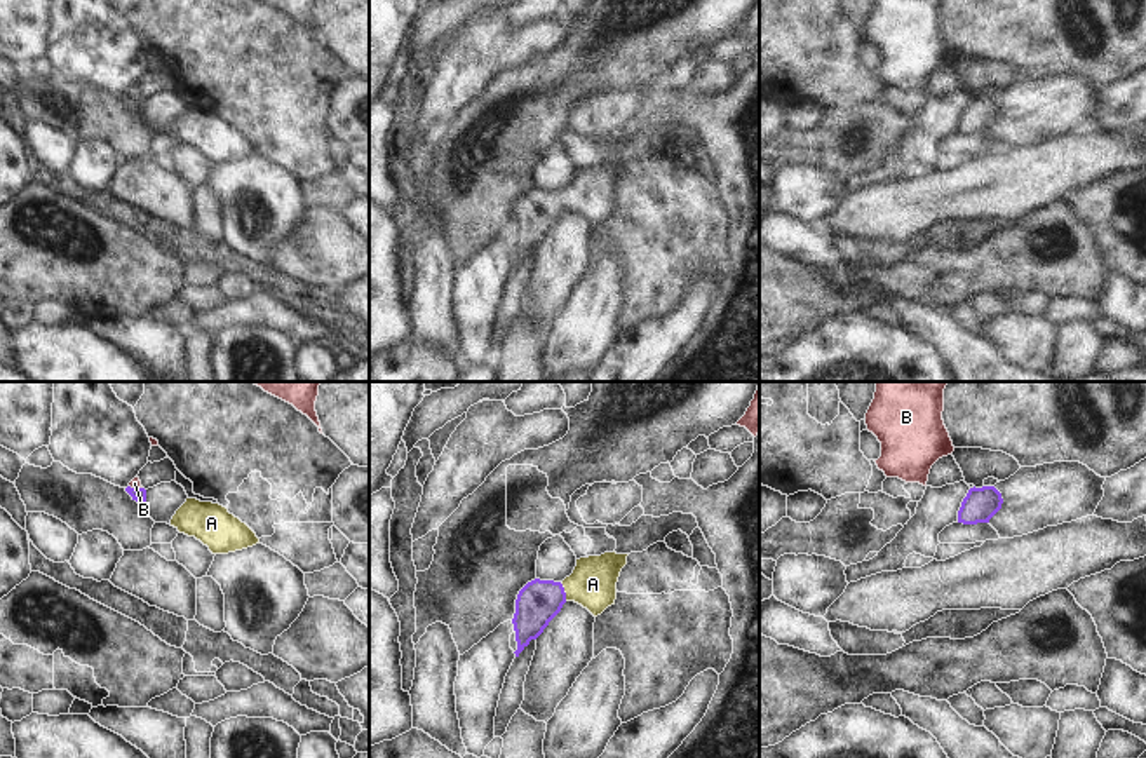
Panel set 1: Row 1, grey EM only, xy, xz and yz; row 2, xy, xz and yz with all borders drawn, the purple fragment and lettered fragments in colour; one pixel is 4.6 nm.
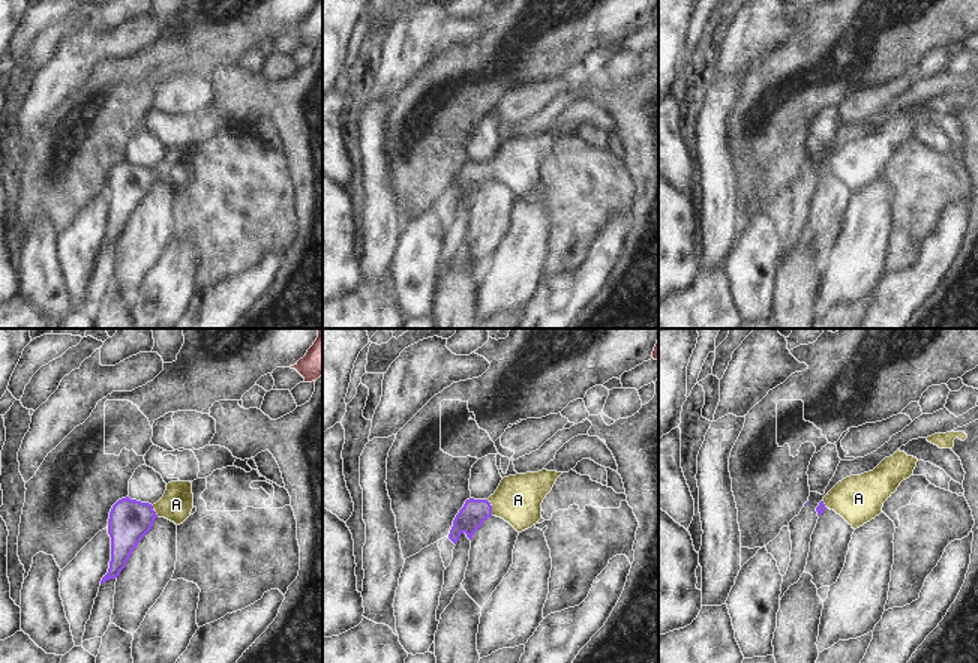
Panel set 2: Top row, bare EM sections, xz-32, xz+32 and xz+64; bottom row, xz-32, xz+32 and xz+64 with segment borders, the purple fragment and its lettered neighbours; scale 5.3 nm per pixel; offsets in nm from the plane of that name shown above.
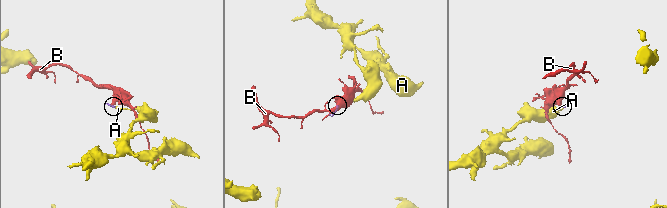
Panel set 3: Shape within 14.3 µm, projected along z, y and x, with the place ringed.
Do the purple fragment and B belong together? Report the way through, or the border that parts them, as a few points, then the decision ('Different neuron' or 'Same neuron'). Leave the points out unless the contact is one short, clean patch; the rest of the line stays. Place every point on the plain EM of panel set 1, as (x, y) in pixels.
Boundary: xy (129, 94), (141, 98). Different neuron

